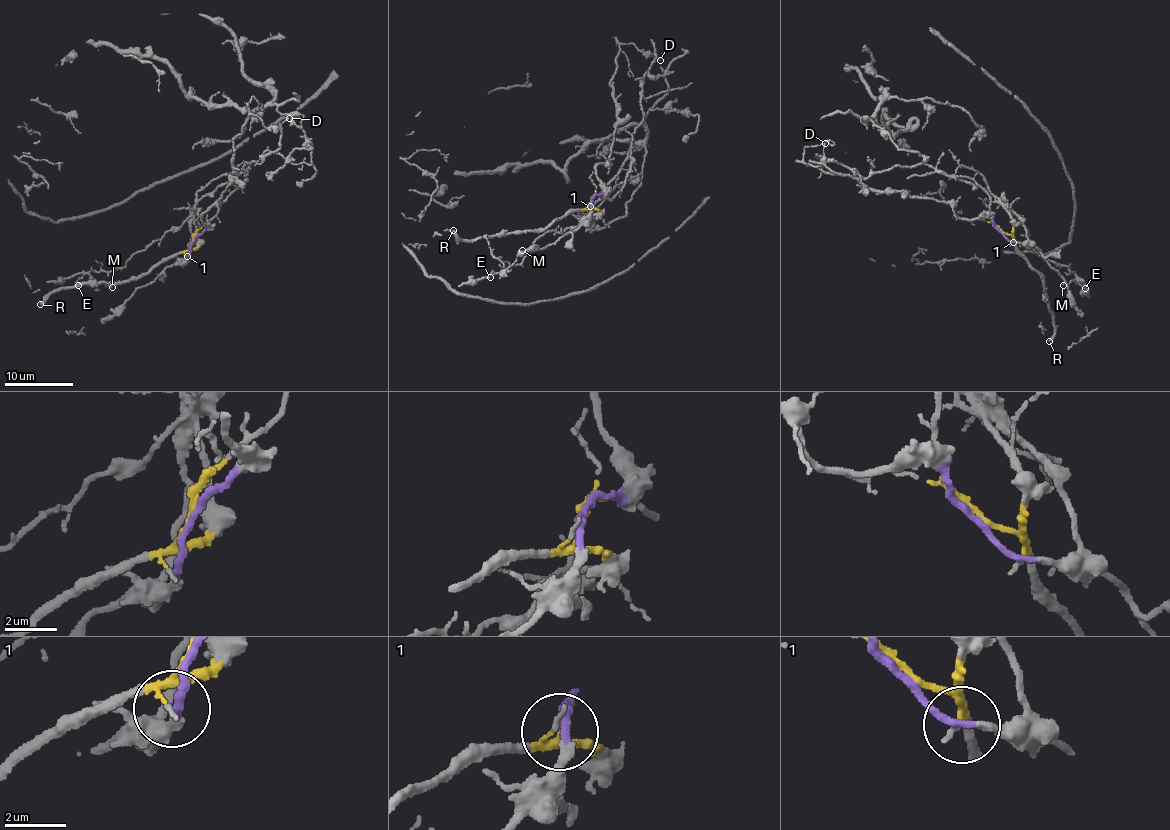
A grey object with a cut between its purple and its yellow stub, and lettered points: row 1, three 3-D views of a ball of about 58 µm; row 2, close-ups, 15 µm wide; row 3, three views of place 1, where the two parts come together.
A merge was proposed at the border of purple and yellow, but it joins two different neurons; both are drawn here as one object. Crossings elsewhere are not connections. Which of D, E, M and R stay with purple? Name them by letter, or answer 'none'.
D, E, M

